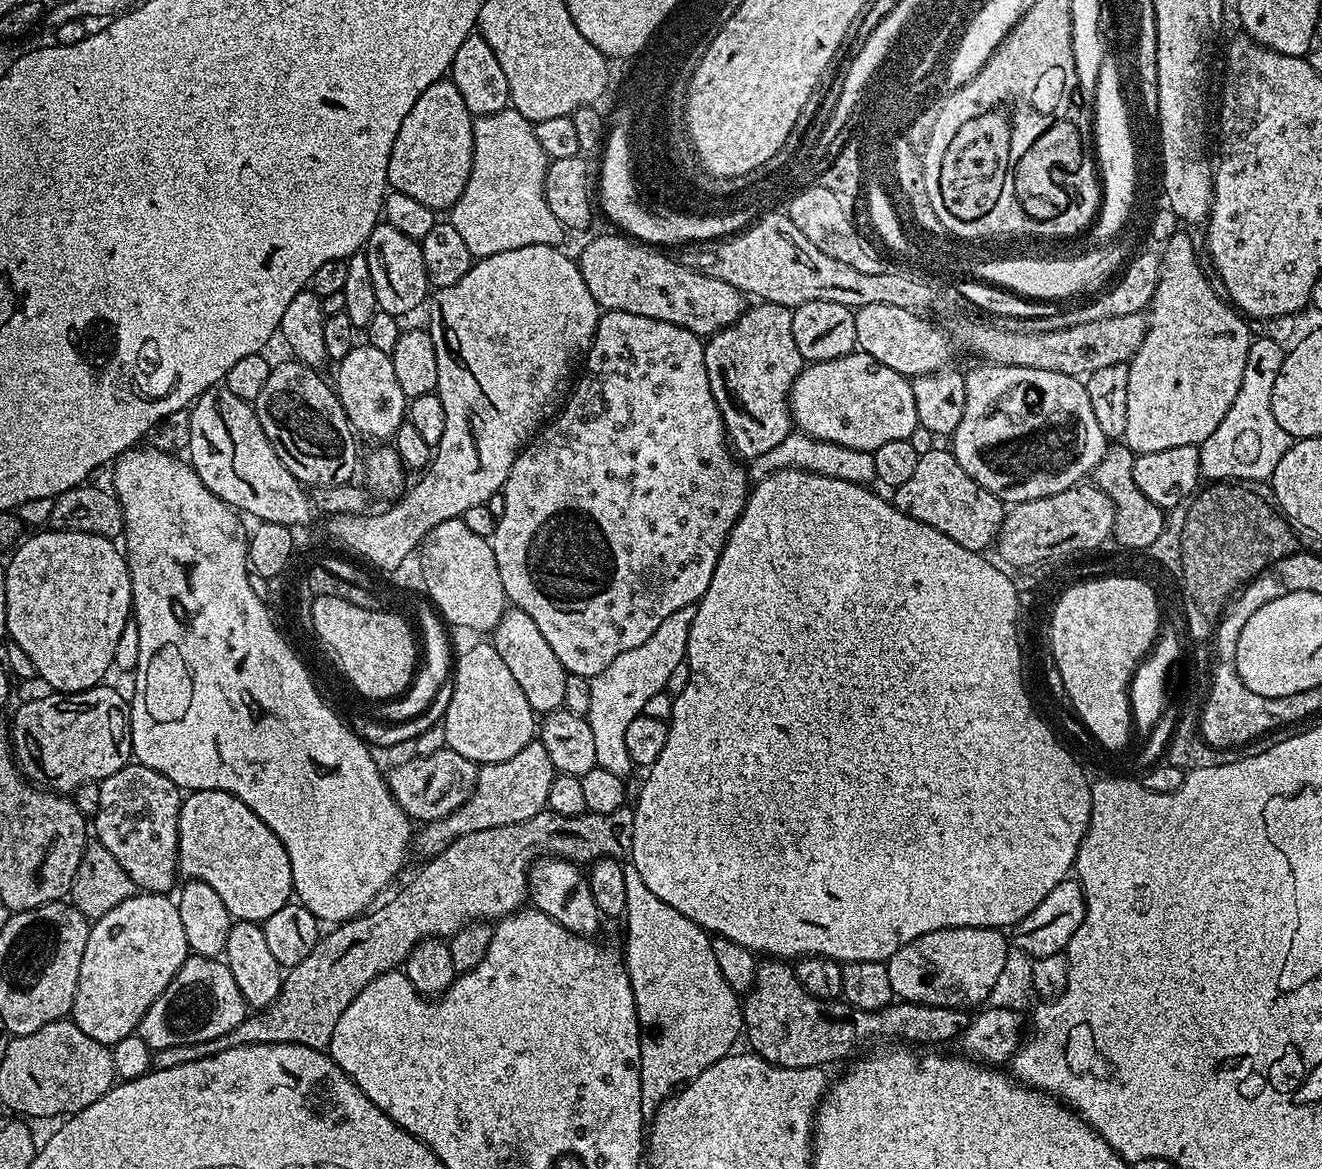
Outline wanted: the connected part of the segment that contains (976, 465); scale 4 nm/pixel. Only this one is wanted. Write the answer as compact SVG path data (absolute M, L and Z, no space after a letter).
M980 362L977 368L967 369L964 372L966 382L966 410L962 414L962 422L958 422L958 430L954 430L950 437L950 451L952 456L990 494L994 494L999 500L1004 501L1005 505L1021 504L1030 502L1034 498L1046 498L1050 494L1058 494L1067 488L1074 488L1085 478L1091 477L1096 471L1098 462L1102 462L1104 452L1110 447L1107 436L1102 434L1102 429L1098 426L1098 421L1094 418L1094 409L1090 406L1090 394L1088 393L1087 383L1081 377L1062 374L1054 370L1034 370L1026 366L1010 366L1009 364L990 364Z

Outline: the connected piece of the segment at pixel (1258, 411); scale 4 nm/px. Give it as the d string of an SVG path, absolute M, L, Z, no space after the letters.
M1253 339L1246 354L1246 370L1242 370L1242 386L1238 386L1238 394L1230 410L1226 410L1226 418L1222 418L1218 430L1199 445L1200 475L1205 481L1271 481L1278 462L1282 462L1282 454L1290 447L1290 437L1278 426L1272 409L1274 378L1278 378L1278 370L1282 370L1285 351L1285 345L1276 340Z

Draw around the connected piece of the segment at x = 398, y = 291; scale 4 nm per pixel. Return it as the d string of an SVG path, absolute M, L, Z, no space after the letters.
M383 222L376 224L370 238L363 246L363 254L370 266L370 282L374 282L374 295L378 298L379 311L397 318L405 318L424 299L430 296L430 285L423 262L421 241L406 238L406 234L394 230Z

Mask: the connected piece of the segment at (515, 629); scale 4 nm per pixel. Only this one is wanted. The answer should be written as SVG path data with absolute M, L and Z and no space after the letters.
M509 607L505 611L496 628L490 632L490 643L498 650L502 662L506 662L510 674L514 674L514 679L522 689L522 694L526 694L526 702L530 702L533 712L547 714L563 709L569 673L565 672L562 662L558 662L554 650L550 650L550 642L542 638L542 630L538 630L538 625L521 608Z

